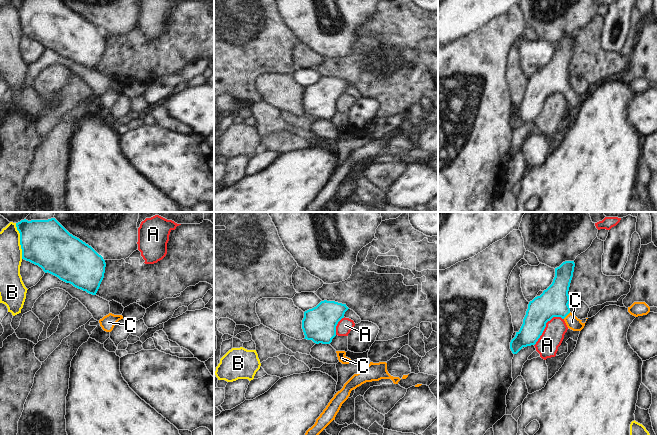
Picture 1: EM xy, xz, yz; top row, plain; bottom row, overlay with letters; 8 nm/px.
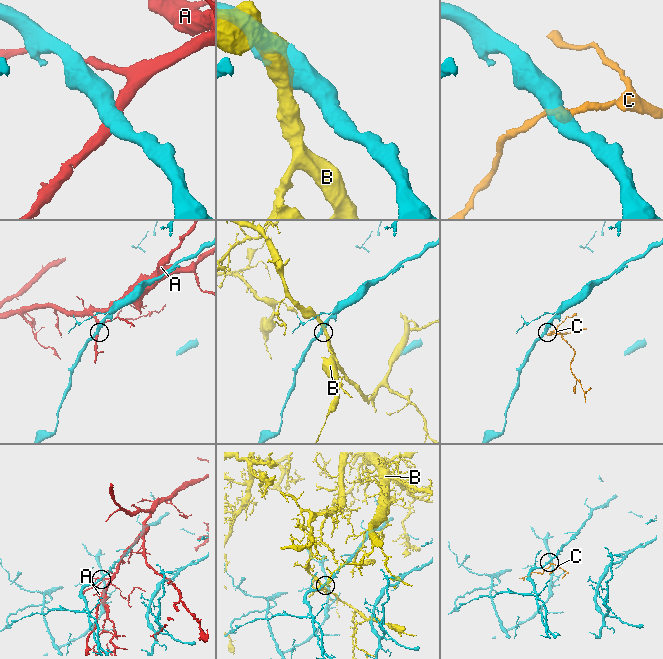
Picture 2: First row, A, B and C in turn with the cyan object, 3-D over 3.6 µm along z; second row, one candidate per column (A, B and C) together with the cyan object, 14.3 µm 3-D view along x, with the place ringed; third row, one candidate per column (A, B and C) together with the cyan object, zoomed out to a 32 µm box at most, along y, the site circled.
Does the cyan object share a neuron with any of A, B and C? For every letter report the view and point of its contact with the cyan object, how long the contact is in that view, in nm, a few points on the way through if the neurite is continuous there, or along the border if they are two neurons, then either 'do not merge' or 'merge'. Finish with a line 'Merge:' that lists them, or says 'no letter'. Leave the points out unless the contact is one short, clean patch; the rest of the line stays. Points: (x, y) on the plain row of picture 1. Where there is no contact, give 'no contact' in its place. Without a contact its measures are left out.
A: yz (545, 102) | 320 nm | do not merge
B: xy (20, 17) | 280 nm | along xy (15, 0), (19, 9), (22, 34) | do not merge
C: yz (566, 91) | 80 nm | across yz (553, 78), (566, 91), (572, 98) | merge
Merge: C

